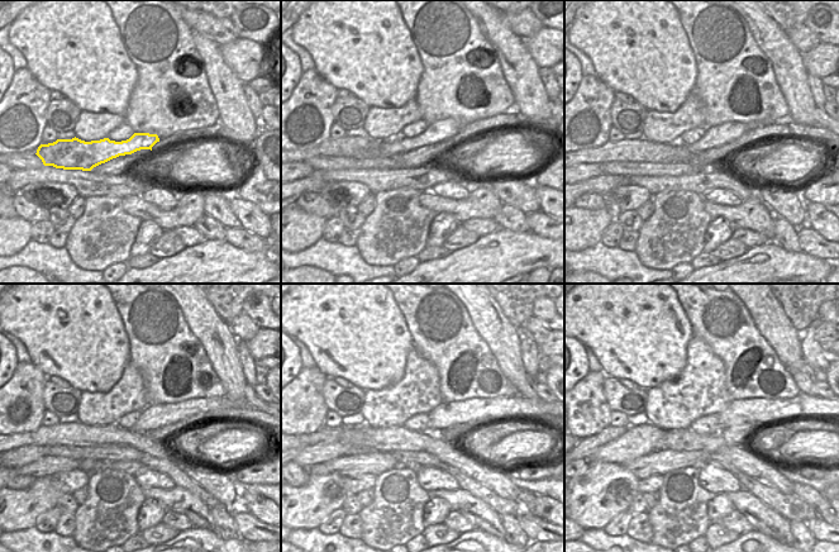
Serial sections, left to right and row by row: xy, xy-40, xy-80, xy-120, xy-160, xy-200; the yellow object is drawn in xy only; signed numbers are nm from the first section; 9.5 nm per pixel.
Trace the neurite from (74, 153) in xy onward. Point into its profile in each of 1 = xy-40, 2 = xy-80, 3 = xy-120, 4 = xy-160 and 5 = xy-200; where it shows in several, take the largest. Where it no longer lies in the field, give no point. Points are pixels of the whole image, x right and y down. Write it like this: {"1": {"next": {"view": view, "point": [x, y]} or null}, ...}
{"1": {"next": {"view": "xy-40", "point": [428, 138]}}, "2": {"next": {"view": "xy-80", "point": [714, 137]}}, "3": {"next": {"view": "xy-120", "point": [160, 415]}}, "4": {"next": {"view": "xy-160", "point": [477, 410]}}, "5": {"next": {"view": "xy-200", "point": [759, 410]}}}

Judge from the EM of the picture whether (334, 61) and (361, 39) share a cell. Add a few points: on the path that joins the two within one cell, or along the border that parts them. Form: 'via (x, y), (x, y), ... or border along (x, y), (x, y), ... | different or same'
via (341, 60), (354, 46) | same

